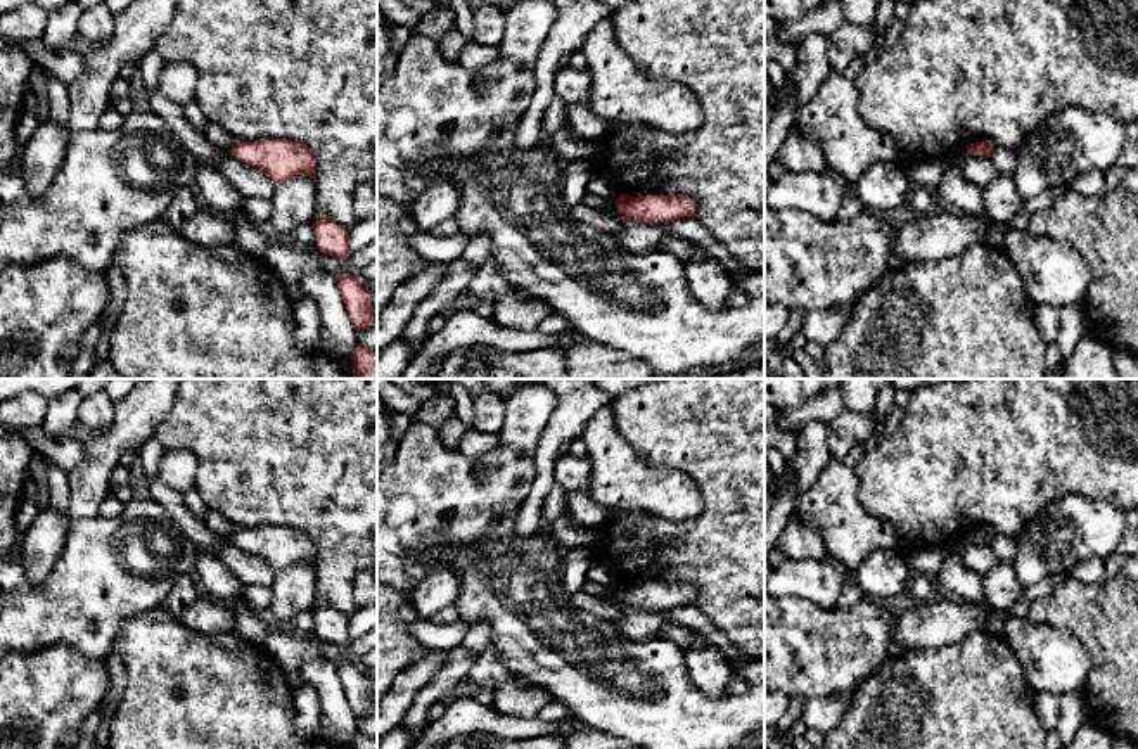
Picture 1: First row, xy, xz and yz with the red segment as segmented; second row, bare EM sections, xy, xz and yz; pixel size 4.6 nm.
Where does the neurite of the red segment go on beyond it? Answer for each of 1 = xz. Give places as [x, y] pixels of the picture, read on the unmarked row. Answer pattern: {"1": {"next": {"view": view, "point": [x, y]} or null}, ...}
{"1": {"next": null}}

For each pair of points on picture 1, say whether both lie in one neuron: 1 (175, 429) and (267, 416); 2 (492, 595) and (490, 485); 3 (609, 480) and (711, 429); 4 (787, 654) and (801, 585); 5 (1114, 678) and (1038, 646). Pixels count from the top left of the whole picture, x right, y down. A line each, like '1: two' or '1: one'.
1: one
2: one
3: two
4: two
5: two

